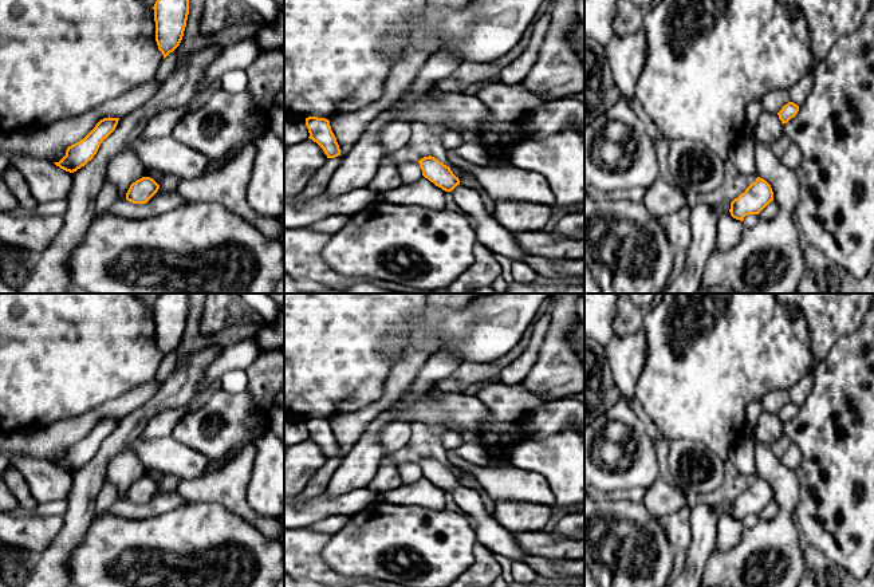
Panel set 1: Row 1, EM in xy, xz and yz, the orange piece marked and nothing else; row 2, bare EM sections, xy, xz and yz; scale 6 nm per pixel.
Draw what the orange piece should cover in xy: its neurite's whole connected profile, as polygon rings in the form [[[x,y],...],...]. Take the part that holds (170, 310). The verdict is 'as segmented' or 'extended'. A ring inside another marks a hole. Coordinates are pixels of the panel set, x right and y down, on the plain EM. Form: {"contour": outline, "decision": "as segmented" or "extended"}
{"contour": [[[161,294],[153,310],[155,342],[165,359],[182,340],[189,315],[189,294]]], "decision": "as segmented"}

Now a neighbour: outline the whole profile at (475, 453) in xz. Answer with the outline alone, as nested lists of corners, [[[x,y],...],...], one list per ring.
[[[462,442],[457,449],[454,449],[454,453],[477,466],[488,466],[489,464],[489,453],[477,442]]]

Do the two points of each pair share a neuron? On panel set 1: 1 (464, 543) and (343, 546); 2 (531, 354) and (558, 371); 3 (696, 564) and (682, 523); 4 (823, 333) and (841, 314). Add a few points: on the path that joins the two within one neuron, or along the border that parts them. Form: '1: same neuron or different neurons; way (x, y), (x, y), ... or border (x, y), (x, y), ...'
1: same neuron; way (434, 546), (417, 546), (406, 540), (373, 543)
2: different neurons; border (548, 327), (535, 363), (520, 382)
3: different neurons; border (689, 512), (691, 544), (685, 551)
4: same neuron; way (826, 329), (837, 318)

